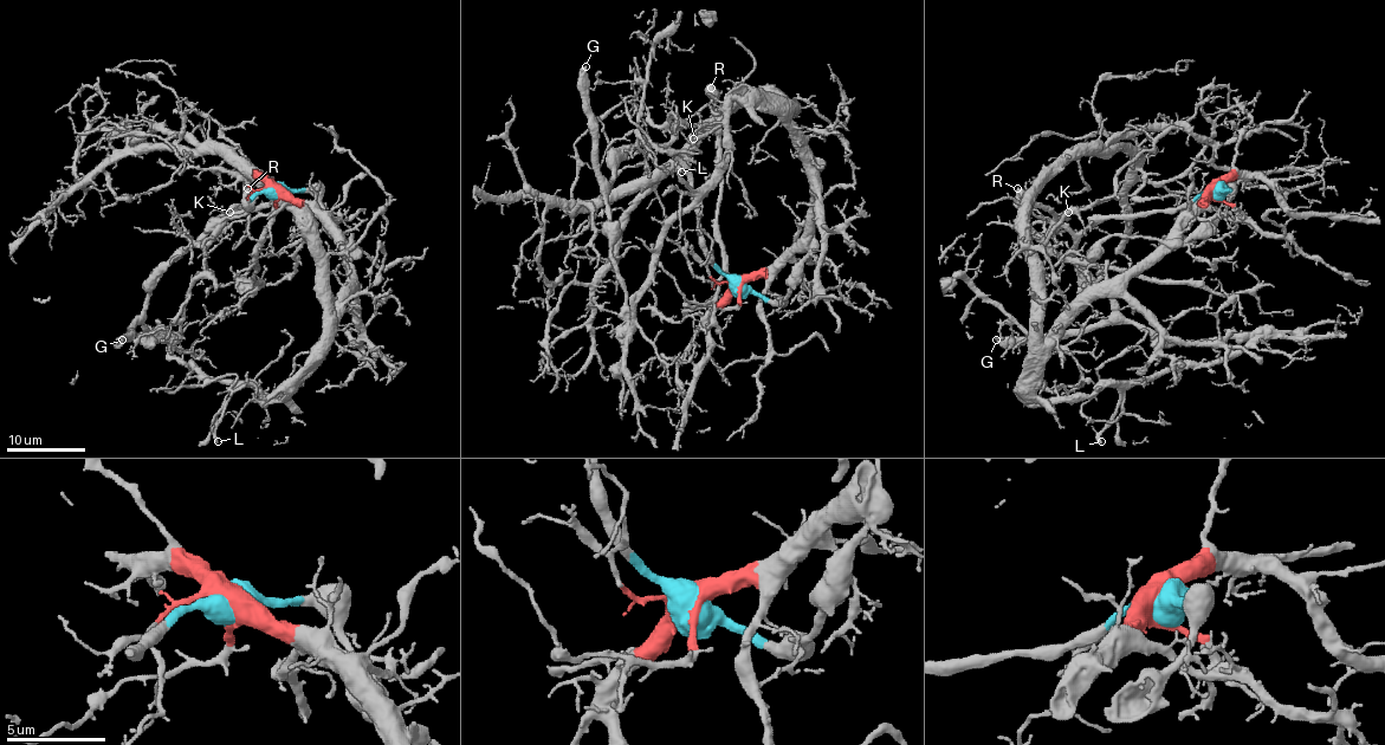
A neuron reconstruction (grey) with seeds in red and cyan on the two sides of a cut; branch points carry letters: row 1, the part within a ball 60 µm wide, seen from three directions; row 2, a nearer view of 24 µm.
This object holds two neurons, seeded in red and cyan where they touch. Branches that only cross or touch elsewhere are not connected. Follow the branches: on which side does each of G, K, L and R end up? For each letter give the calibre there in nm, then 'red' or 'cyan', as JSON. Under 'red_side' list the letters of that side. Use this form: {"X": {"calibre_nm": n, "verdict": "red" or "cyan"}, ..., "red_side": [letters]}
{"G": {"calibre_nm": 400, "verdict": "cyan"}, "K": {"calibre_nm": 180, "verdict": "red"}, "L": {"calibre_nm": 380, "verdict": "red"}, "R": {"calibre_nm": 600, "verdict": "cyan"}, "red_side": ["K", "L"]}

